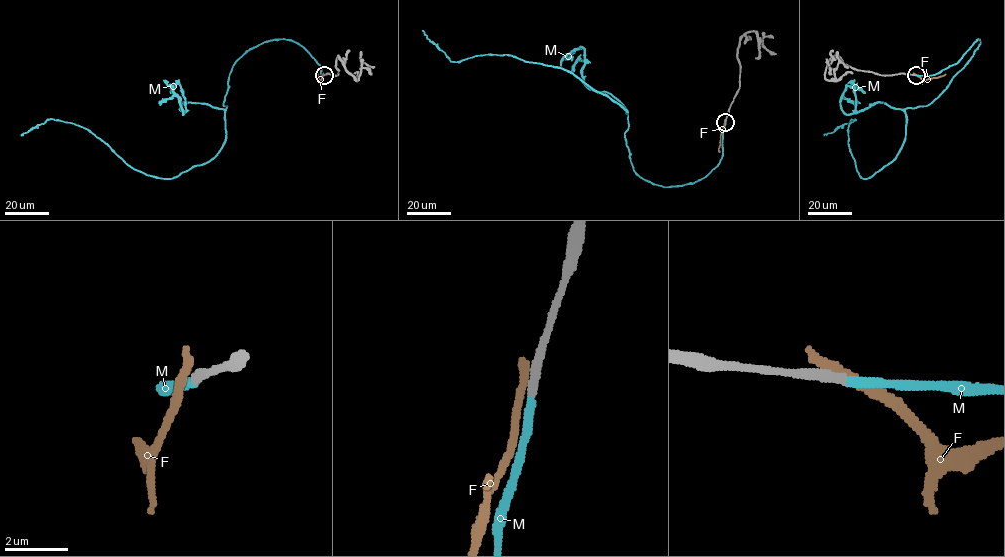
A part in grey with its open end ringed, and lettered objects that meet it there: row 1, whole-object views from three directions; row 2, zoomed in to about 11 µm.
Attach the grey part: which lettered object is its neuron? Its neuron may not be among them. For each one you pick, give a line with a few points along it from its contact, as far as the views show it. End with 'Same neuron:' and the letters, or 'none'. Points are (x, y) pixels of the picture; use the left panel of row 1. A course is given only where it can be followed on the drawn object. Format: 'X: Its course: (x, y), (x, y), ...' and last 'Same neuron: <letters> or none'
M: Its course: (324, 75), (291, 40), (250, 48), (229, 76), (220, 151), (171, 178), (73, 123), (21, 135)
Same neuron: M

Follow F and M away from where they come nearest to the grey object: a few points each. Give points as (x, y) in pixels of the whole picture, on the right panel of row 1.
F: (915, 74), (923, 80), (945, 74)
M: (915, 75), (980, 40), (930, 103), (905, 110), (900, 151), (871, 177), (848, 144), (855, 118), (823, 135)

